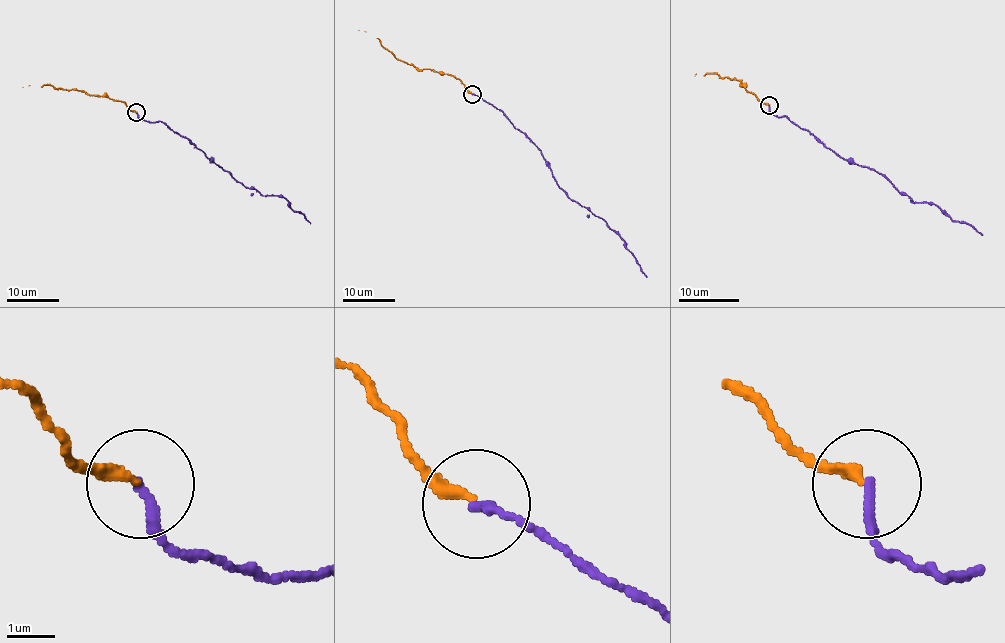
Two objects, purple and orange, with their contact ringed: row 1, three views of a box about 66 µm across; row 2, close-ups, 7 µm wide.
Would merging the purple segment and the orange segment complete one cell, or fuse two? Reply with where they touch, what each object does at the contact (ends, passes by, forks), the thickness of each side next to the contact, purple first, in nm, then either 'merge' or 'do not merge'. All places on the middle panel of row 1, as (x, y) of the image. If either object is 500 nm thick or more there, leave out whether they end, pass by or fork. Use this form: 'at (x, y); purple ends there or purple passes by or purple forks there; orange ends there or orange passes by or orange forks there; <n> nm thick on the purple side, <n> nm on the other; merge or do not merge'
at (472, 94); purple ends there; orange ends there; 200 nm thick on the purple side, 240 nm on the other; merge

